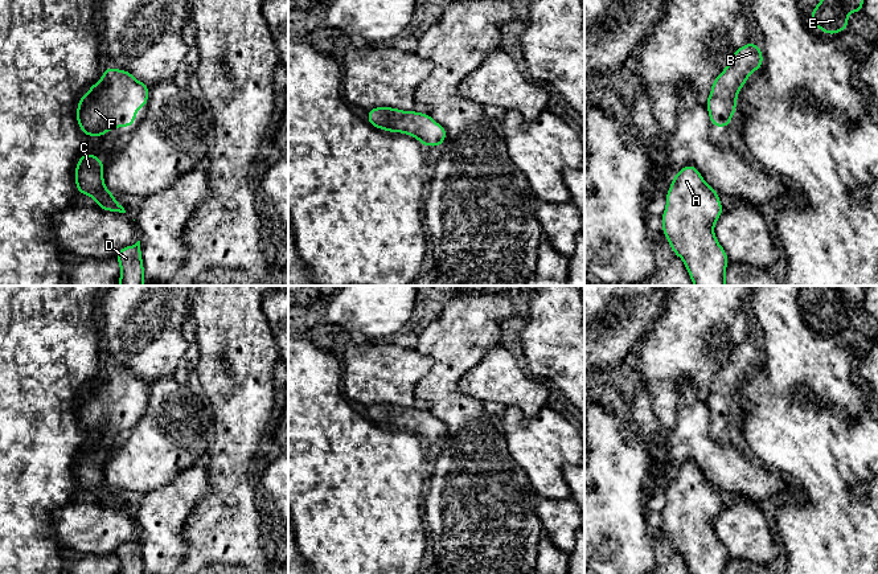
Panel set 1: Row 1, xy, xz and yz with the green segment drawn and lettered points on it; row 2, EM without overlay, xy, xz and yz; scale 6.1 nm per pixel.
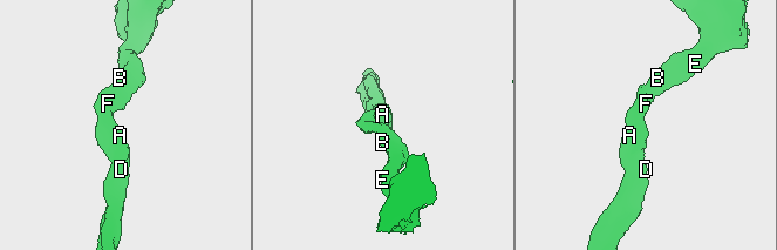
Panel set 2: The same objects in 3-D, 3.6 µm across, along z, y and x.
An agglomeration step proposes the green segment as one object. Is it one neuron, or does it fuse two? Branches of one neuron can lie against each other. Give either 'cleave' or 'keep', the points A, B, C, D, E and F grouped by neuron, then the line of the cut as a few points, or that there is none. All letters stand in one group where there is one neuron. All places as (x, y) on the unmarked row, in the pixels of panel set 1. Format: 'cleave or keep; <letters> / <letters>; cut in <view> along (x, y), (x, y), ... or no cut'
keep; A B C D E F; no cut

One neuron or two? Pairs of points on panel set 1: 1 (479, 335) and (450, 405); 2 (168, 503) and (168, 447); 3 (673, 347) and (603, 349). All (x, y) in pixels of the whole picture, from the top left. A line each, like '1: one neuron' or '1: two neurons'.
1: one neuron
2: two neurons
3: two neurons

